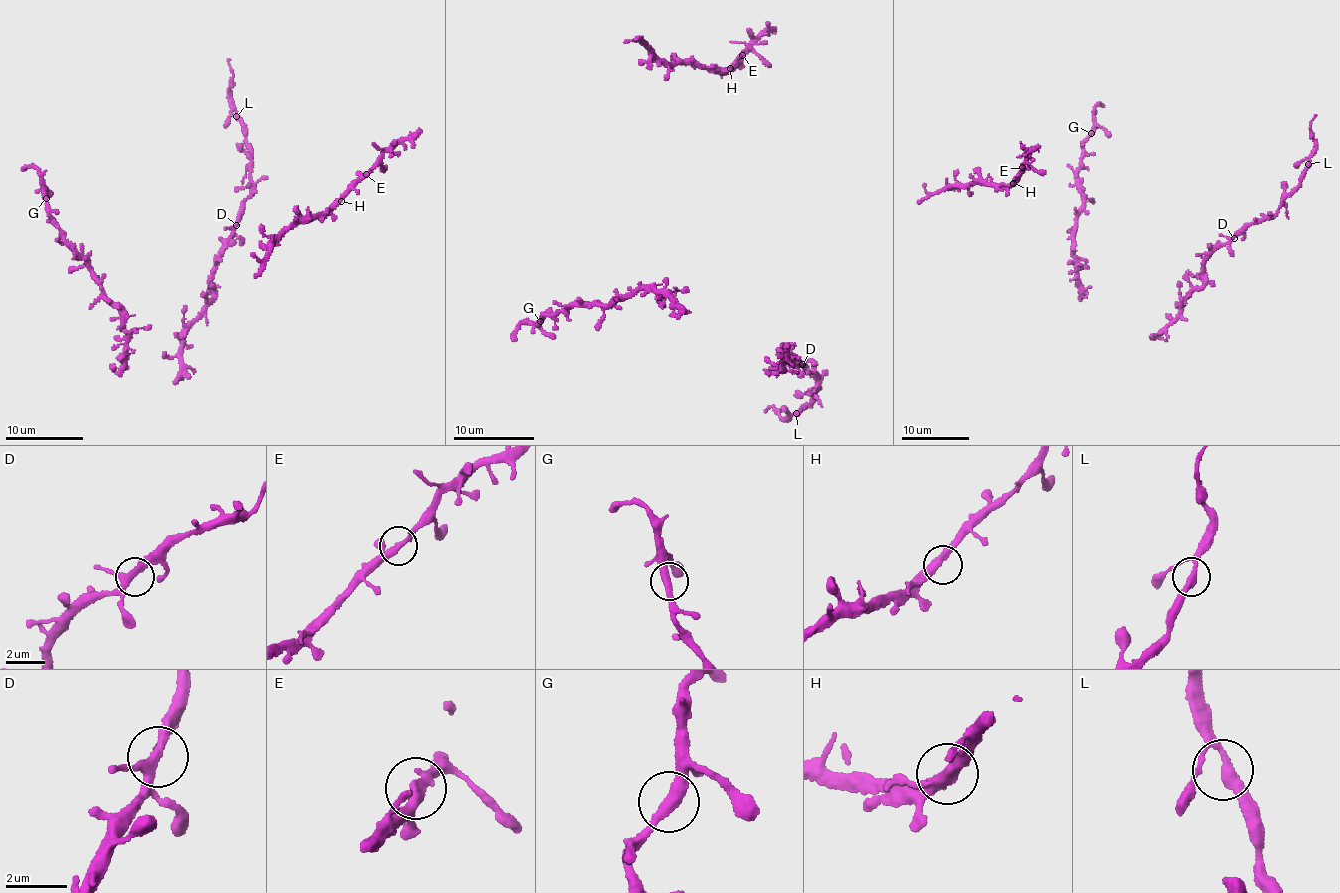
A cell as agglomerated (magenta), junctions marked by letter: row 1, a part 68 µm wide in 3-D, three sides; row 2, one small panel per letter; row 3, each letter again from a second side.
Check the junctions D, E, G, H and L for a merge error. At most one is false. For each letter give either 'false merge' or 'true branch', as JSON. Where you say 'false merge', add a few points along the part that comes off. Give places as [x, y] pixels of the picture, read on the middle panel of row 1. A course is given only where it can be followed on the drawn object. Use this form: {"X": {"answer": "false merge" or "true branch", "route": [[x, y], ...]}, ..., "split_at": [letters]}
{"D": {"answer": "true branch"}, "E": {"answer": "true branch"}, "G": {"answer": "true branch"}, "H": {"answer": "true branch"}, "L": {"answer": "true branch"}, "split_at": []}

